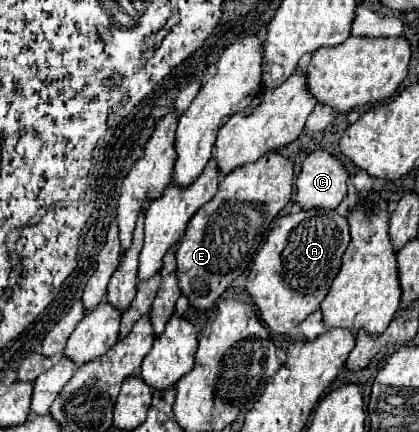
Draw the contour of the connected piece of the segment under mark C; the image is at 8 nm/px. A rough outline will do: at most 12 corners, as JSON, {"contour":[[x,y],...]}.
{"contour":[[328,151],[306,157],[296,179],[304,209],[334,209],[348,171]]}

